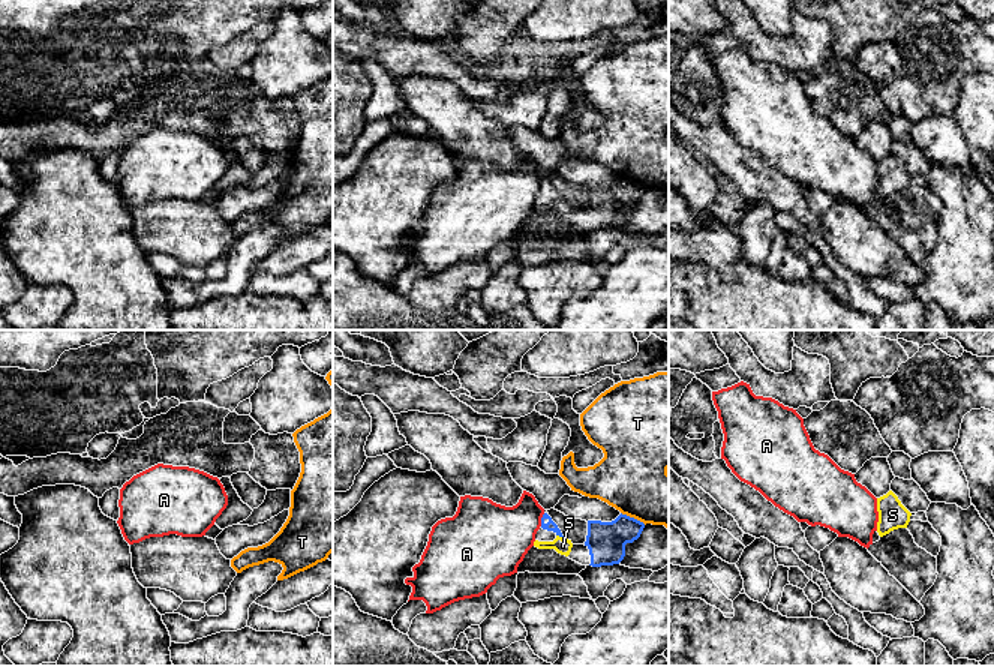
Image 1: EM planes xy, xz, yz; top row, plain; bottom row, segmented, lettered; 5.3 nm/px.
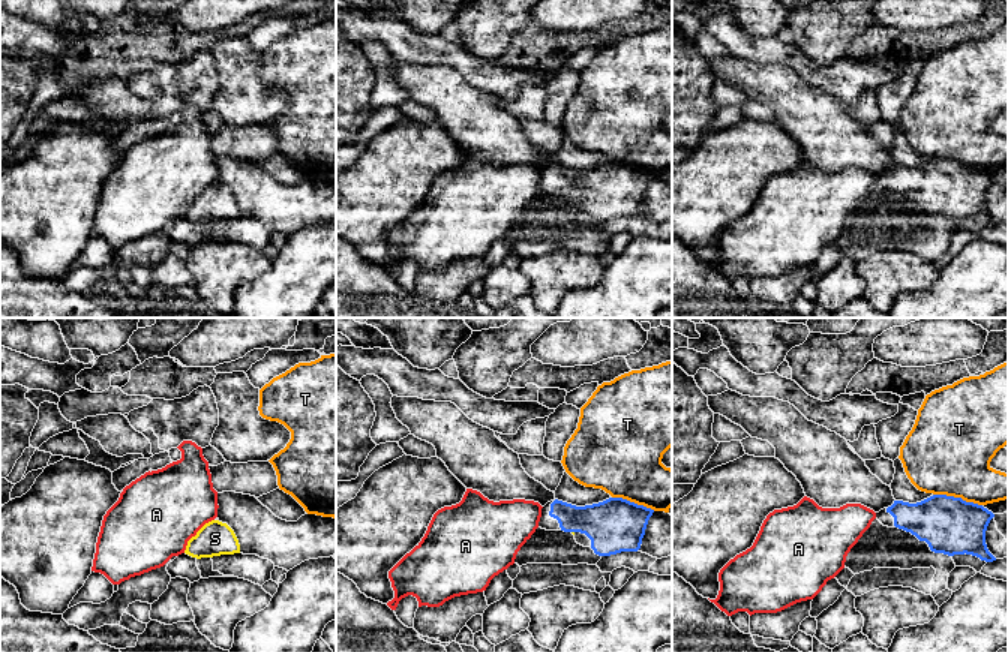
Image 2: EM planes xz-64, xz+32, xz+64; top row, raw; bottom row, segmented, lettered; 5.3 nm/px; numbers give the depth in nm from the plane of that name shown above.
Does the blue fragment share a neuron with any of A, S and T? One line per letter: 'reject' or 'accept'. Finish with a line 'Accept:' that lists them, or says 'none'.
A: reject
S: accept
T: reject
Accept: S

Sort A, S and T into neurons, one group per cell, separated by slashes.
A / S / T

